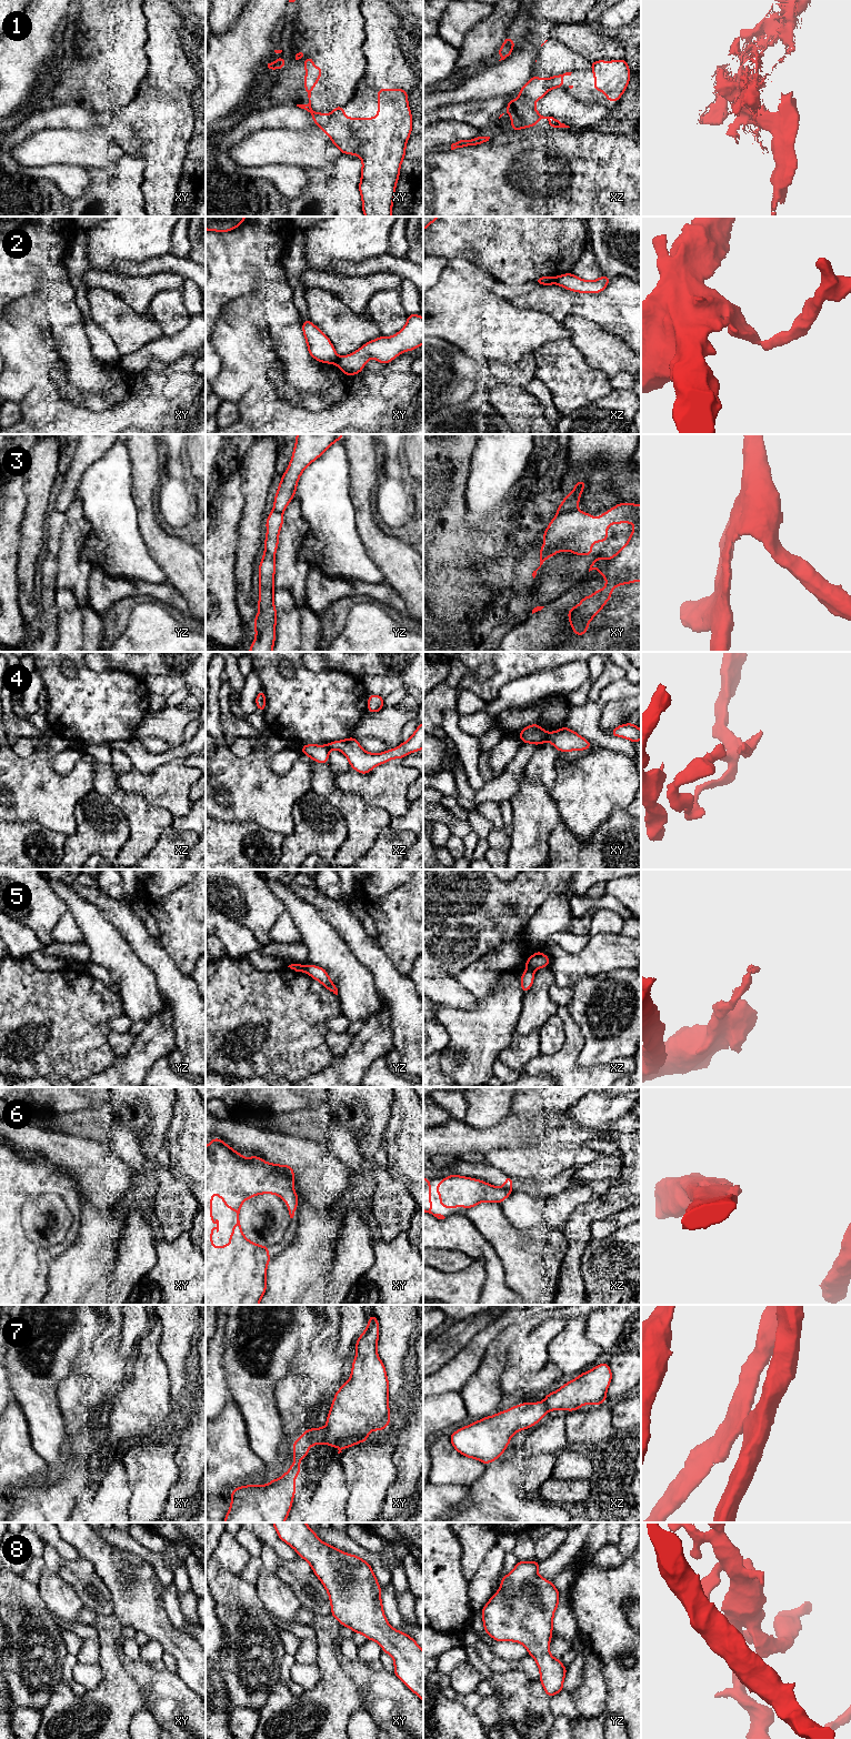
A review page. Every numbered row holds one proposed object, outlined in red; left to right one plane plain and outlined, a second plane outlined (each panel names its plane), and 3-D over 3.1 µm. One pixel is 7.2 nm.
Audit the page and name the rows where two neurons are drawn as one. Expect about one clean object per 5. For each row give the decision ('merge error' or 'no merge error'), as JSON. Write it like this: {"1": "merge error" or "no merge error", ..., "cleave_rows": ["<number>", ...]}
{"1": "merge error", "2": "merge error", "3": "merge error", "4": "merge error", "5": "merge error", "6": "merge error", "7": "merge error", "8": "no merge error", "cleave_rows": ["1", "2", "3", "4", "5", "6", "7"]}

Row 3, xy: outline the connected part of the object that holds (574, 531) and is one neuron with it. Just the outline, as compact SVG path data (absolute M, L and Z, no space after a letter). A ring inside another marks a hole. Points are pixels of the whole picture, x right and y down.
M619 503L618 505L611 507L610 511L600 514L598 520L595 520L591 513L583 513L580 510L560 513L552 519L552 521L549 523L548 529L543 532L544 544L540 549L540 566L535 571L533 571L533 579L535 577L537 571L541 567L543 562L547 559L551 557L553 554L558 554L560 551L573 552L575 555L591 555L592 544L594 542L605 542L608 540L608 525L620 524L623 522L635 525L625 545L622 546L611 559L597 557L591 563L589 569L589 572L593 569L599 570L600 574L607 579L605 587L593 592L591 596L583 597L578 606L573 606L568 611L568 622L572 625L574 635L584 635L584 633L588 631L588 625L590 624L590 621L603 609L604 604L611 599L612 590L615 586L641 581L641 504Z

